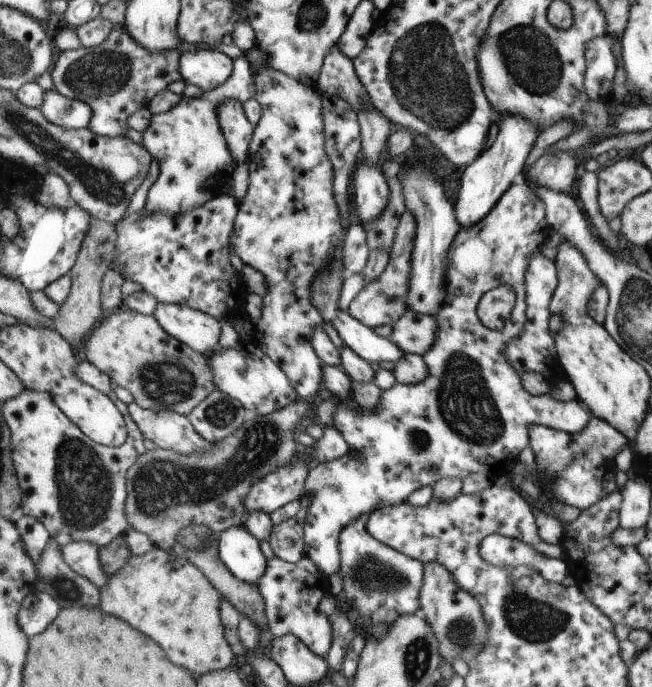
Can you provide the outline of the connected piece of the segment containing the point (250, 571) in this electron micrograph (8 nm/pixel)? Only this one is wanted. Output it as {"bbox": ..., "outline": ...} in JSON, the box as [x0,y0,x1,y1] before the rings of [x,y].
{"bbox":[218,525,266,586],"outline":[[[243,525],[228,527],[218,534],[218,554],[226,568],[238,580],[257,586],[266,570],[266,557],[256,540]]]}

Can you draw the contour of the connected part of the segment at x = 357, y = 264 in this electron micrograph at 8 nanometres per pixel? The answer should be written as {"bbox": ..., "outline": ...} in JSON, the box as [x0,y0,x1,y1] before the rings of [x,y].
{"bbox":[343,223,370,275],"outline":[[[361,223],[349,226],[344,240],[343,264],[347,275],[361,272],[370,254],[368,239]]]}

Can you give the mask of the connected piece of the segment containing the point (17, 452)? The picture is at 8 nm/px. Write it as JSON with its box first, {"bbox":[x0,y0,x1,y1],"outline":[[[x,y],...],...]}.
{"bbox":[3,360,144,547],"outline":[[[81,360],[77,369],[80,378],[87,384],[96,385],[102,389],[108,398],[116,398],[116,406],[124,414],[127,424],[127,440],[118,447],[108,447],[96,443],[63,412],[62,405],[51,393],[26,389],[19,397],[3,402],[3,414],[11,429],[13,458],[15,470],[18,472],[19,485],[22,487],[22,507],[32,518],[39,519],[47,527],[50,539],[59,547],[70,542],[86,541],[96,543],[96,546],[106,547],[112,540],[124,532],[126,524],[126,473],[141,454],[144,448],[143,433],[139,425],[131,417],[130,406],[120,398],[120,390],[116,390],[116,382],[104,371],[87,360]]]}

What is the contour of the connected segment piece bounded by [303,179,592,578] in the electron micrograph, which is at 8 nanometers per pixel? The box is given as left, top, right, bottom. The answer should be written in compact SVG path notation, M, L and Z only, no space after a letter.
M515 180L506 192L500 197L500 200L494 204L492 210L487 212L486 216L476 222L474 226L462 228L456 238L454 238L454 250L448 250L448 276L446 276L446 284L448 284L448 298L446 304L440 306L440 312L434 316L434 320L438 322L438 330L435 330L434 342L432 346L423 354L424 362L428 368L428 376L416 384L400 384L397 382L392 388L386 389L382 393L382 398L374 411L363 409L362 412L356 412L350 408L348 404L337 403L336 412L333 415L334 426L336 430L344 437L348 445L348 452L344 456L332 460L332 462L324 462L315 464L304 482L303 496L312 496L310 506L308 506L306 524L304 524L304 556L310 558L318 567L318 570L324 574L326 578L332 576L340 570L340 551L338 548L339 534L348 524L352 524L356 518L367 516L376 508L388 507L390 504L399 505L406 502L412 492L424 486L434 486L438 480L442 478L460 478L462 481L468 474L484 472L489 480L494 483L500 476L507 476L511 473L513 467L519 463L520 453L529 447L530 426L545 426L552 430L564 431L568 434L580 434L590 422L591 414L587 409L576 399L569 401L554 400L549 394L542 396L532 396L521 383L520 374L514 370L514 366L508 362L508 358L504 356L506 344L513 337L517 337L524 328L526 322L525 310L527 304L525 302L525 274L528 268L528 260L536 250L542 250L548 241L548 236L552 230L549 229L549 224L545 222L545 204L532 192L532 188L522 180Z

